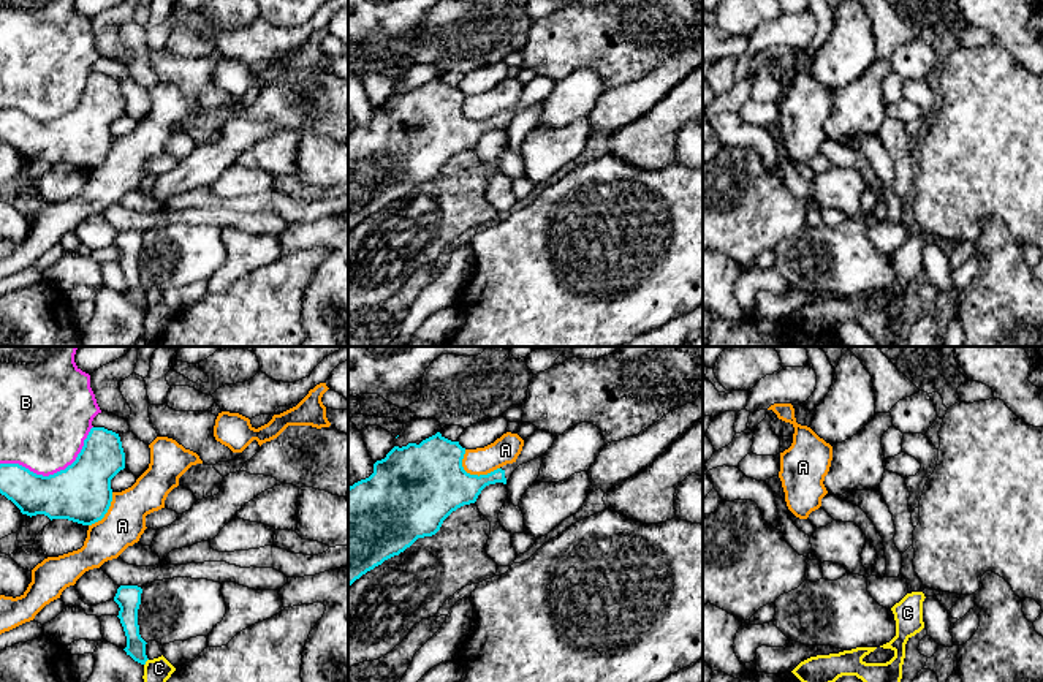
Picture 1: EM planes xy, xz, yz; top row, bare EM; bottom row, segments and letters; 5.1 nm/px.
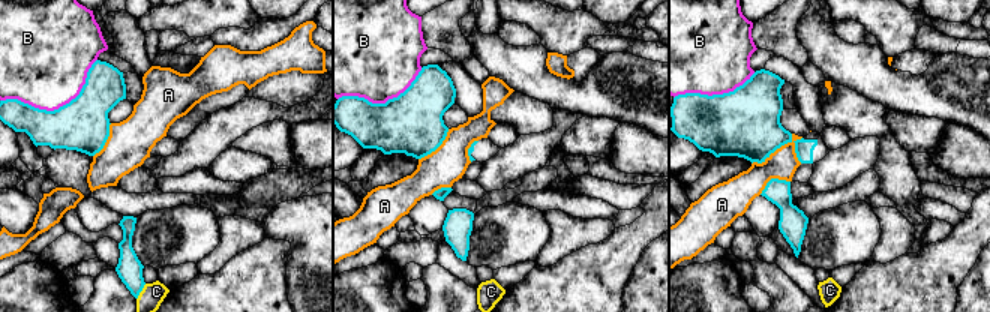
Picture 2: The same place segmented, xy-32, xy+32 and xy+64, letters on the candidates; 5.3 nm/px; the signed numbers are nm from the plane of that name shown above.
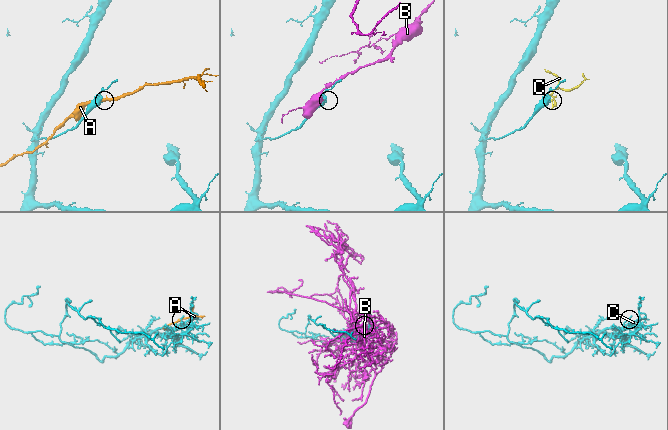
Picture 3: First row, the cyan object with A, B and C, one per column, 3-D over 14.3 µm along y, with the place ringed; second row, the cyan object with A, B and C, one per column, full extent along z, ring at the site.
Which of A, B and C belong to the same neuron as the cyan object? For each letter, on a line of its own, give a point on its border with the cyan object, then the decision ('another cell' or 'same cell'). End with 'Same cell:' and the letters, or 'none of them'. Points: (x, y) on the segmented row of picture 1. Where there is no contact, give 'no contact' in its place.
A: meets cyan in xz at (472, 475); another cell
B: meets cyan in xy at (54, 473); another cell
C: meets cyan in xy at (146, 660); another cell
Same cell: none of them

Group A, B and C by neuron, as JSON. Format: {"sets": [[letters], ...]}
{"sets": [["A"], ["B"], ["C"]]}

